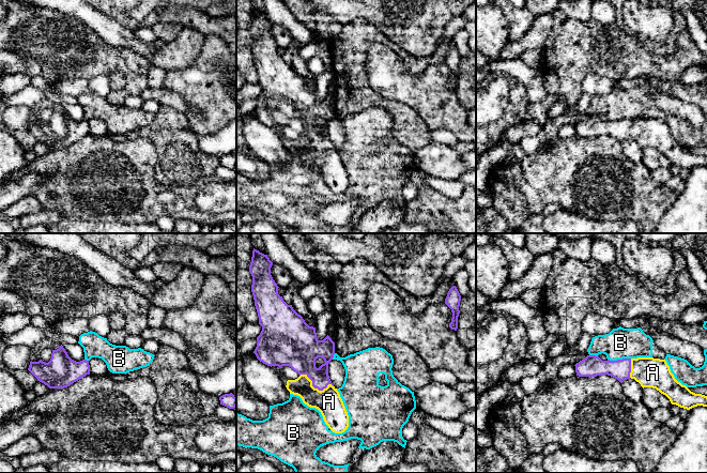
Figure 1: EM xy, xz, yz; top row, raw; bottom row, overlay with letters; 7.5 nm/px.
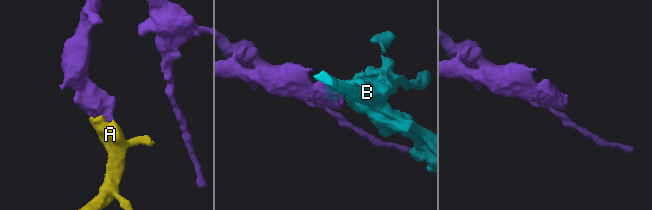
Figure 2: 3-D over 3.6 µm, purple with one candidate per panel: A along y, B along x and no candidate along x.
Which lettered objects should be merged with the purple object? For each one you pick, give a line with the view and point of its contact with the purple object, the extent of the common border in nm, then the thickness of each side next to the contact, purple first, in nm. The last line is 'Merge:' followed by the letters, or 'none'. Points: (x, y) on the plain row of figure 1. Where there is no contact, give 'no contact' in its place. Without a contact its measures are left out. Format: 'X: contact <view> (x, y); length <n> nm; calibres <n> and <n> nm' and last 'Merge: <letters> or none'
A: contact xz (314, 148); length 280 nm; calibres 220 and 190 nm
Merge: A

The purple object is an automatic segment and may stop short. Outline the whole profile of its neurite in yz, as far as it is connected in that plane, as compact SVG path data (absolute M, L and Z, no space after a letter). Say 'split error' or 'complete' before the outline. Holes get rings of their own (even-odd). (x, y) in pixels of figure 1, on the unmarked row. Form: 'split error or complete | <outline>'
split error | M587 116L574 126L579 137L608 135L620 143L630 138L634 139L643 149L656 149L665 155L672 165L687 170L697 166L707 167L707 156L695 154L678 142L665 120L637 118L602 121L599 117Z

